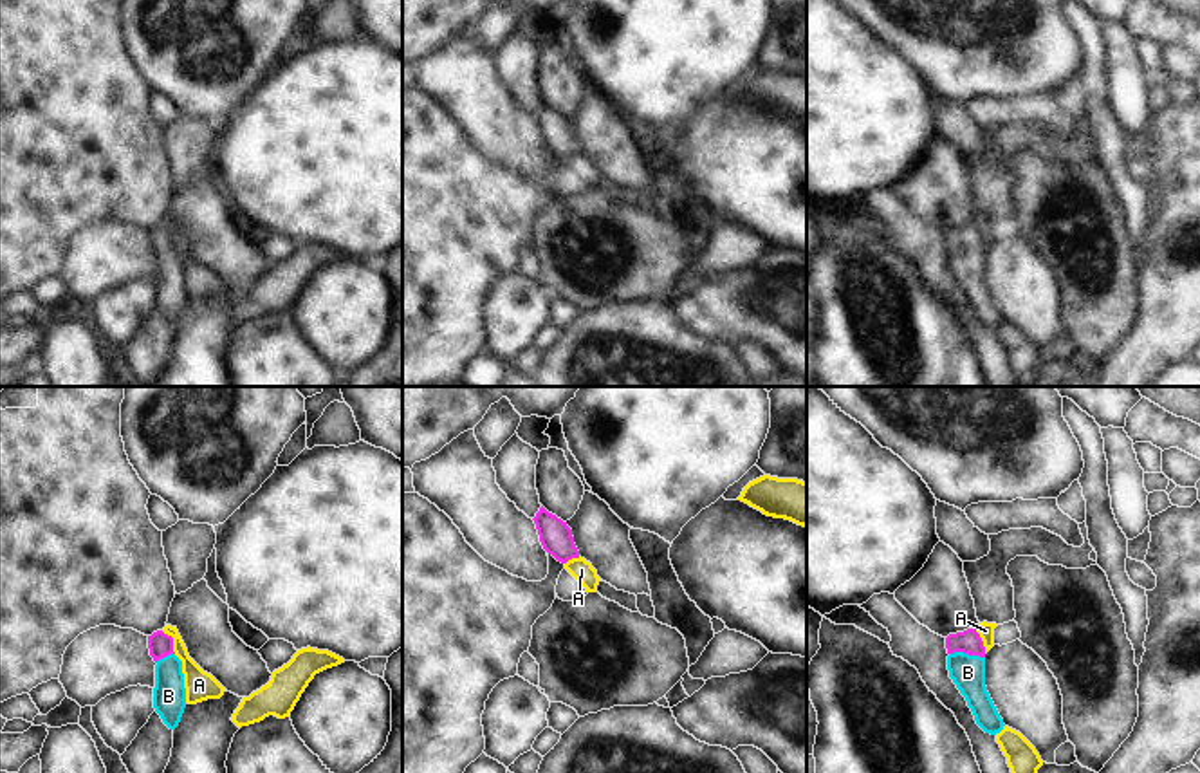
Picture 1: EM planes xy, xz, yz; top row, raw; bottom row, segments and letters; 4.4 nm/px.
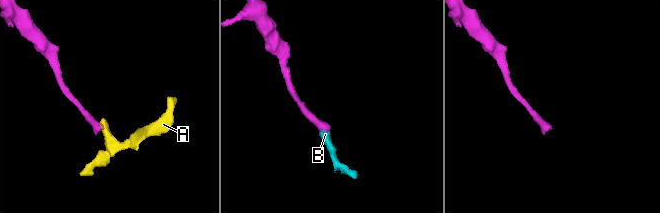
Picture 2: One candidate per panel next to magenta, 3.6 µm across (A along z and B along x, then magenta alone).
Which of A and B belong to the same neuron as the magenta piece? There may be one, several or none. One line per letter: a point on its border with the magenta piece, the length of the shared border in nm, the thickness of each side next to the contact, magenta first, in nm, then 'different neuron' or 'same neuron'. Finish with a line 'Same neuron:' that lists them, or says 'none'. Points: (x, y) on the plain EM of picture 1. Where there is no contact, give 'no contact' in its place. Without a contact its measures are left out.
A: xy (172, 235) | 120 nm | 110/130 nm | different neuron
B: yz (968, 248) | 160 nm | 110/160 nm | same neuron
Same neuron: B

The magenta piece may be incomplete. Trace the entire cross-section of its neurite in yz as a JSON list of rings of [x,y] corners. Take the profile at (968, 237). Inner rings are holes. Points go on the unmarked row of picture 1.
[[[976,224],[949,229],[946,233],[949,273],[965,293],[976,320],[991,331],[1003,325],[1000,312],[985,282],[985,242]]]

